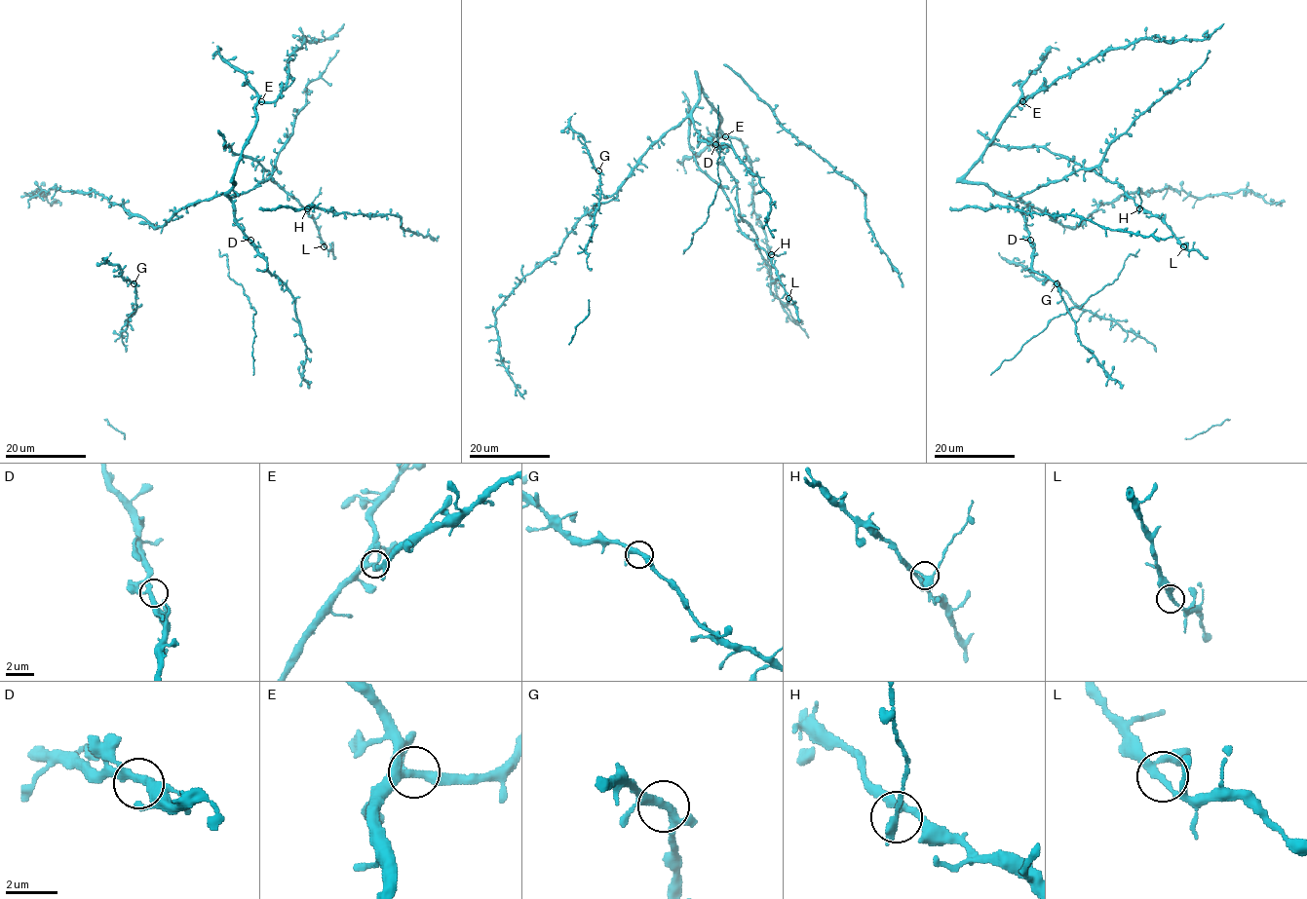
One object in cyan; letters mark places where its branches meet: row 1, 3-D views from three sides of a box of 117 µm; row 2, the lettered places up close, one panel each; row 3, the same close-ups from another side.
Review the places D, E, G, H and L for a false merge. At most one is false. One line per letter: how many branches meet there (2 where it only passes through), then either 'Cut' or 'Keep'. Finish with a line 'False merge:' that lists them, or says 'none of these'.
D: Branches: 3. Keep
E: Branches: 3. Keep
G: Branches: 3. Keep
H: Branches: 3. Cut
L: Branches: 3. Keep
False merge: H

